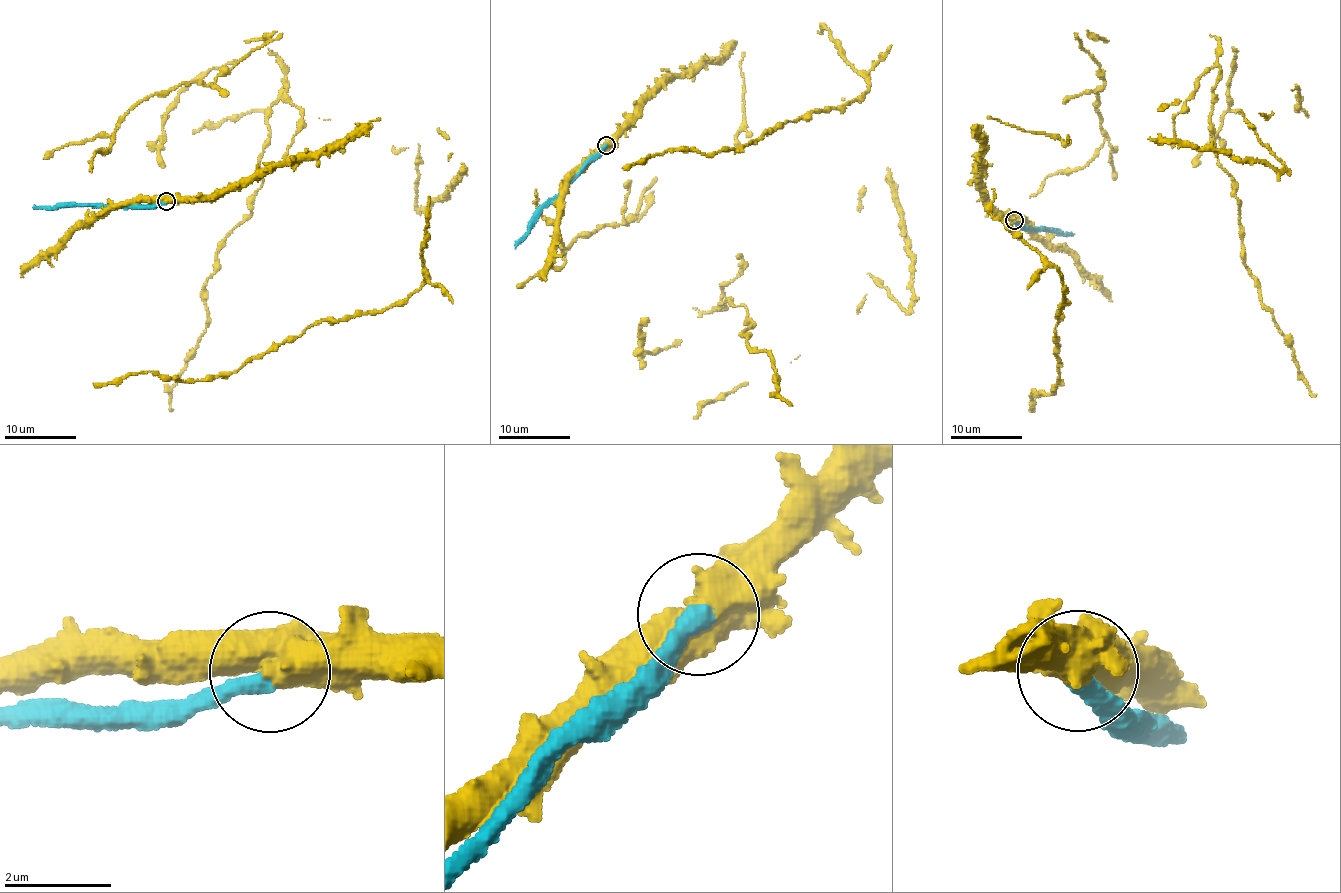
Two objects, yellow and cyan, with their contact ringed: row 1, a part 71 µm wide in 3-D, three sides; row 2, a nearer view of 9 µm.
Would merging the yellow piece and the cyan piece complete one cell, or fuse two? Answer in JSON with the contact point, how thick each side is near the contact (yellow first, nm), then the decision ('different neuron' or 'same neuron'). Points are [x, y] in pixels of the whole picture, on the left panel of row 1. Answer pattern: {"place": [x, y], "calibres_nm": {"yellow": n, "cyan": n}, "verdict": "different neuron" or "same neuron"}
{"place": [166, 201], "calibres_nm": {"yellow": 650, "cyan": 380}, "verdict": "different neuron"}

